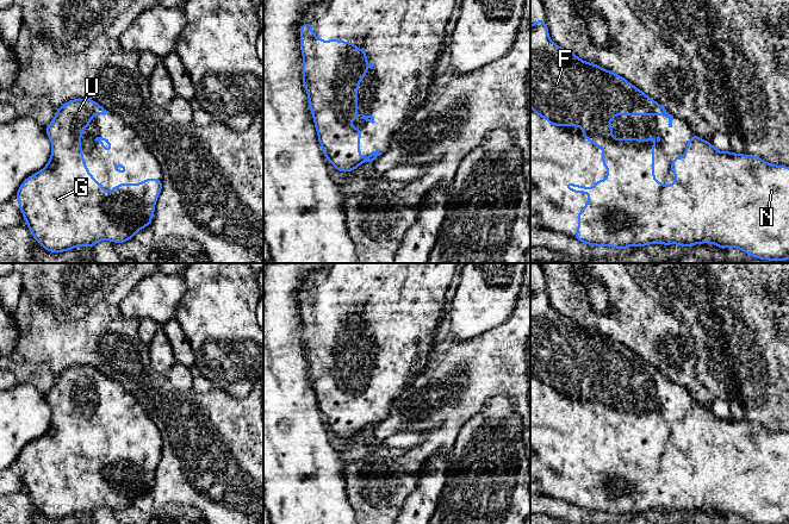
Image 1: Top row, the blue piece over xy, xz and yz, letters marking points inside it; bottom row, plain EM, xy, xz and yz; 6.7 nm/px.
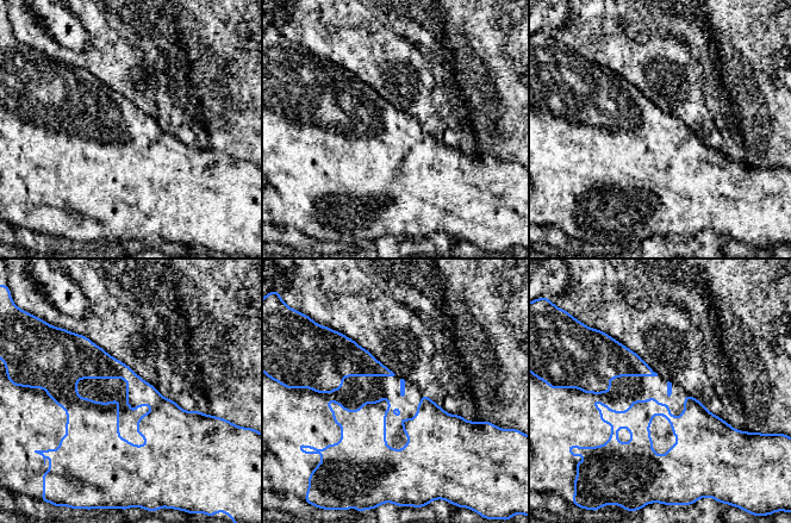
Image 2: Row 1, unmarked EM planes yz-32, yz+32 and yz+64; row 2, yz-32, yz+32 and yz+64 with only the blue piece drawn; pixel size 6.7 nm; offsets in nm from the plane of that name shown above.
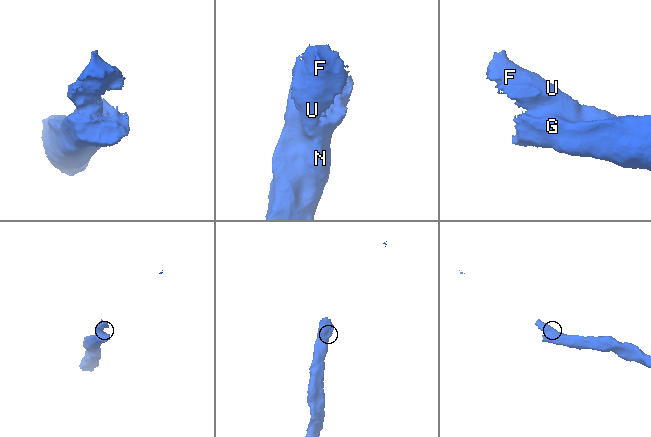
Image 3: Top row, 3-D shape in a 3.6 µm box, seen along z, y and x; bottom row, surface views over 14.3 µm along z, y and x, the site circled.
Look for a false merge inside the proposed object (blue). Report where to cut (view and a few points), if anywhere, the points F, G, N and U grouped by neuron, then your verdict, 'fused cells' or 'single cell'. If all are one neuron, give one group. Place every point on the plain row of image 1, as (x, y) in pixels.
no cut | F G N U | single cell

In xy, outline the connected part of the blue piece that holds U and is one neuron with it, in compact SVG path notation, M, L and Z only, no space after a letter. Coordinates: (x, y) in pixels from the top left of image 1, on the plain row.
M74 366L60 373L52 388L45 393L51 407L48 431L25 445L15 460L27 495L41 513L50 519L69 518L75 513L93 514L101 506L124 510L132 506L138 497L150 493L162 447L144 445L142 450L120 450L108 460L91 442L85 430L81 401L92 383L108 380L91 366Z

